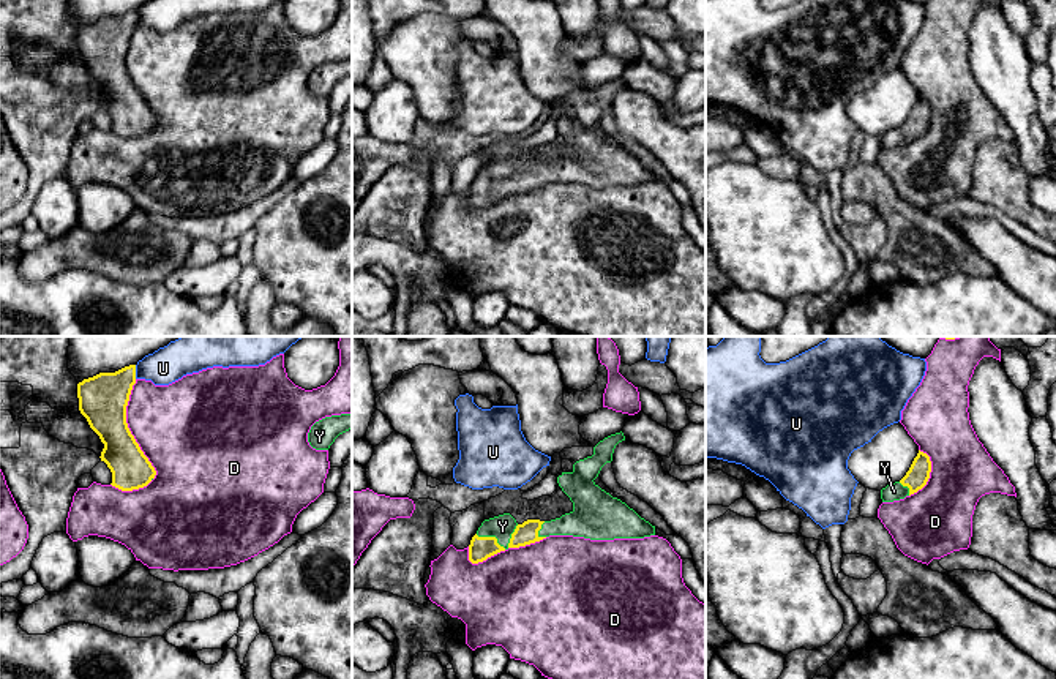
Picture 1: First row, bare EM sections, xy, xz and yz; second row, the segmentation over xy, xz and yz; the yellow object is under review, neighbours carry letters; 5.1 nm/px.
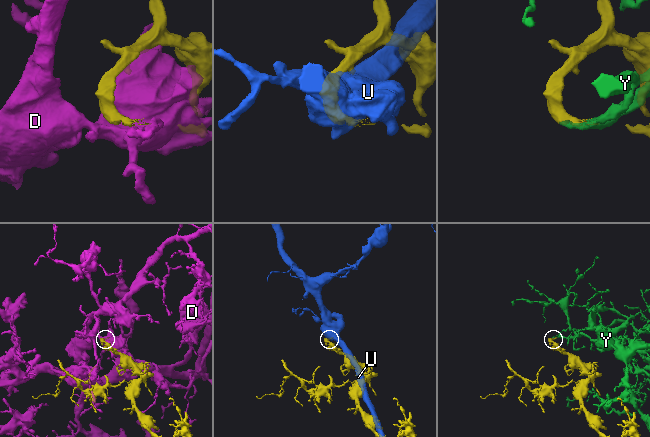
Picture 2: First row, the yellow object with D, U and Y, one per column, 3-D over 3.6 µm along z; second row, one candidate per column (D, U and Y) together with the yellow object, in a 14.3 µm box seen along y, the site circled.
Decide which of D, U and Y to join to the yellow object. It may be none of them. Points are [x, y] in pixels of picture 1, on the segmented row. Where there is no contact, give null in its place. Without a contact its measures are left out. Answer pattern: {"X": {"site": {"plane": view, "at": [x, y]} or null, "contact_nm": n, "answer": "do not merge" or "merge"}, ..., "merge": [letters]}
{"D": {"site": {"plane": "xy", "at": [138, 446]}, "contact_nm": 600, "answer": "do not merge"}, "U": {"site": {"plane": "xy", "at": [134, 371]}, "contact_nm": 70, "answer": "do not merge"}, "Y": {"site": {"plane": "xz", "at": [499, 545]}, "contact_nm": 220, "answer": "merge"}, "merge": ["Y"]}

